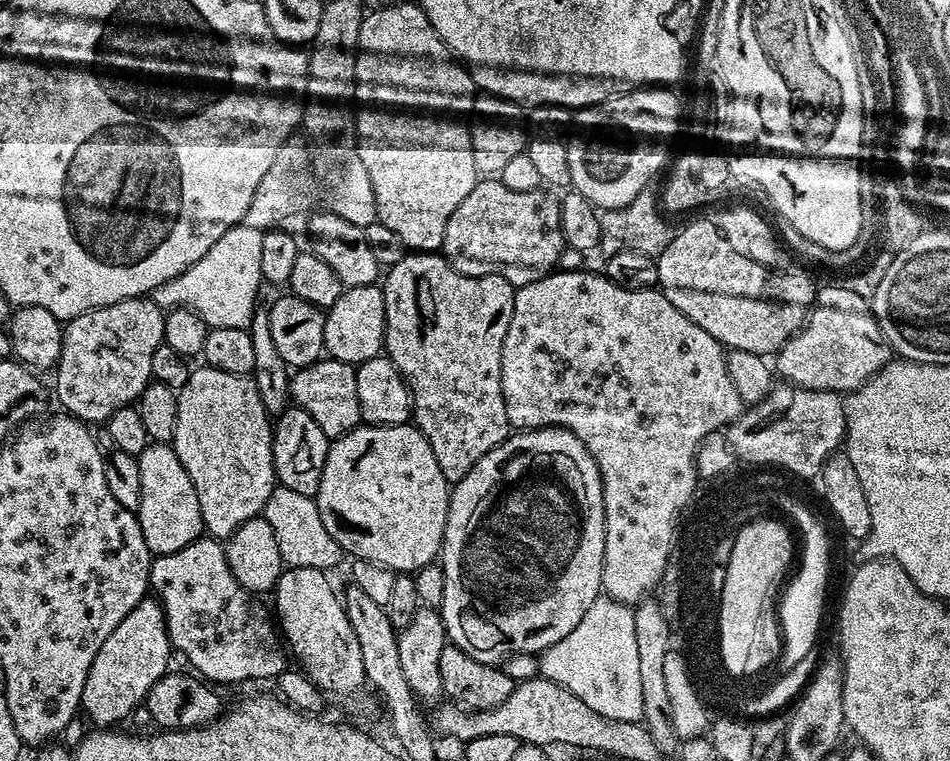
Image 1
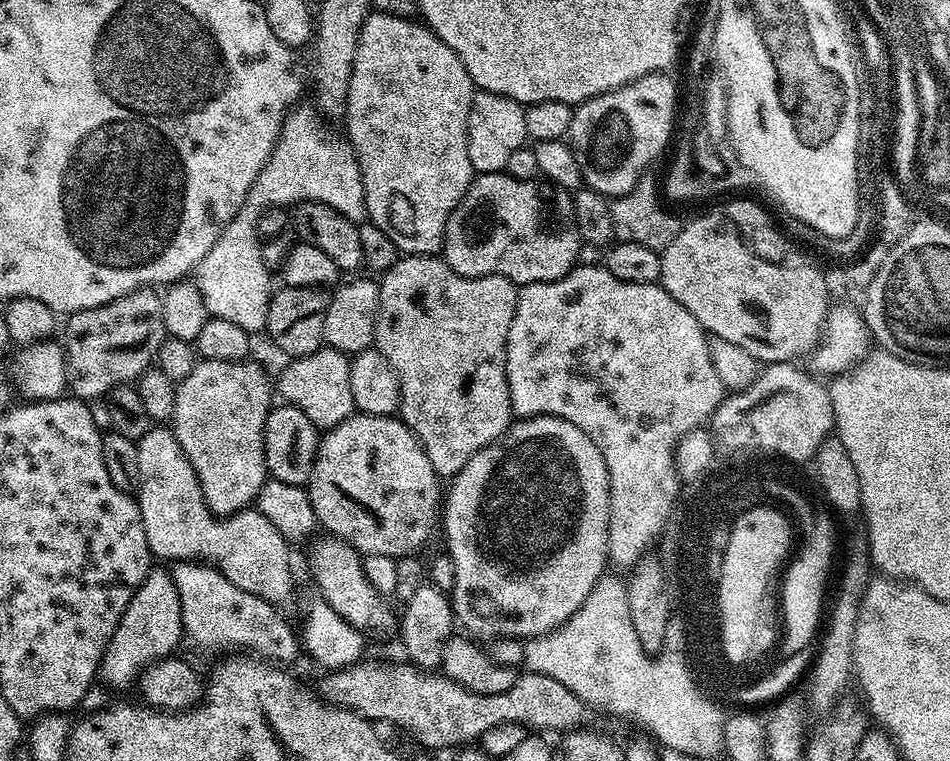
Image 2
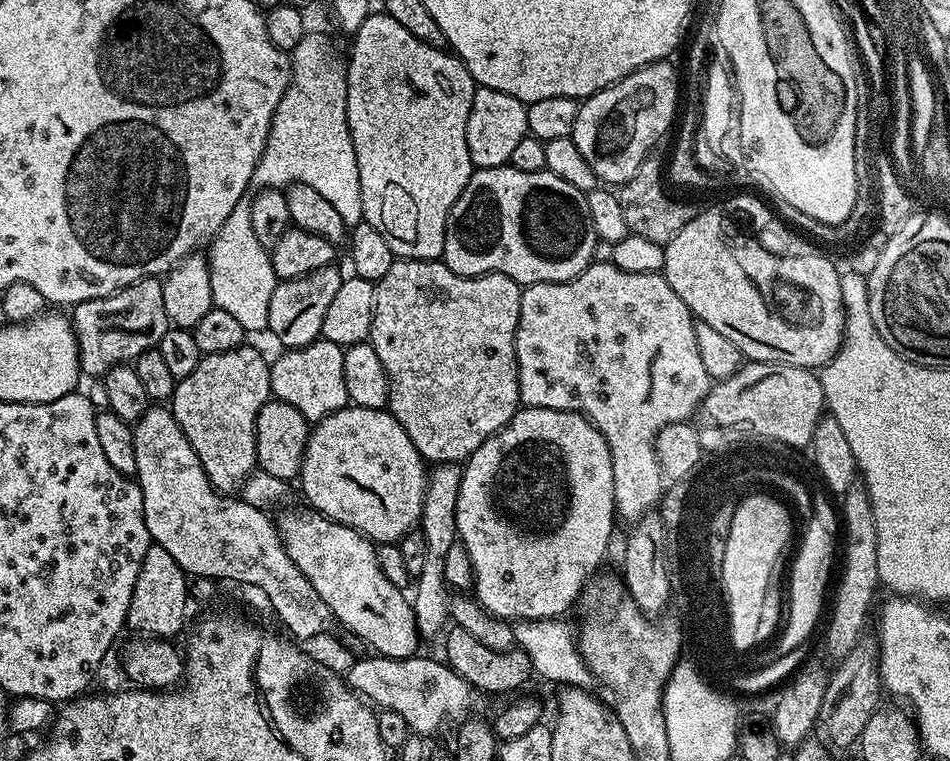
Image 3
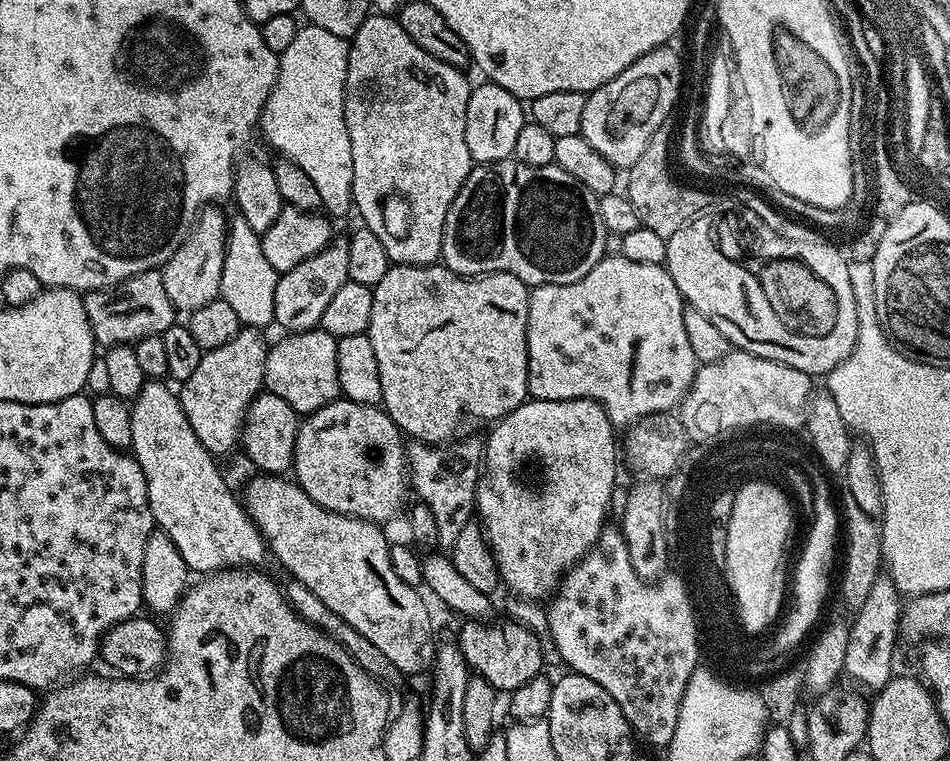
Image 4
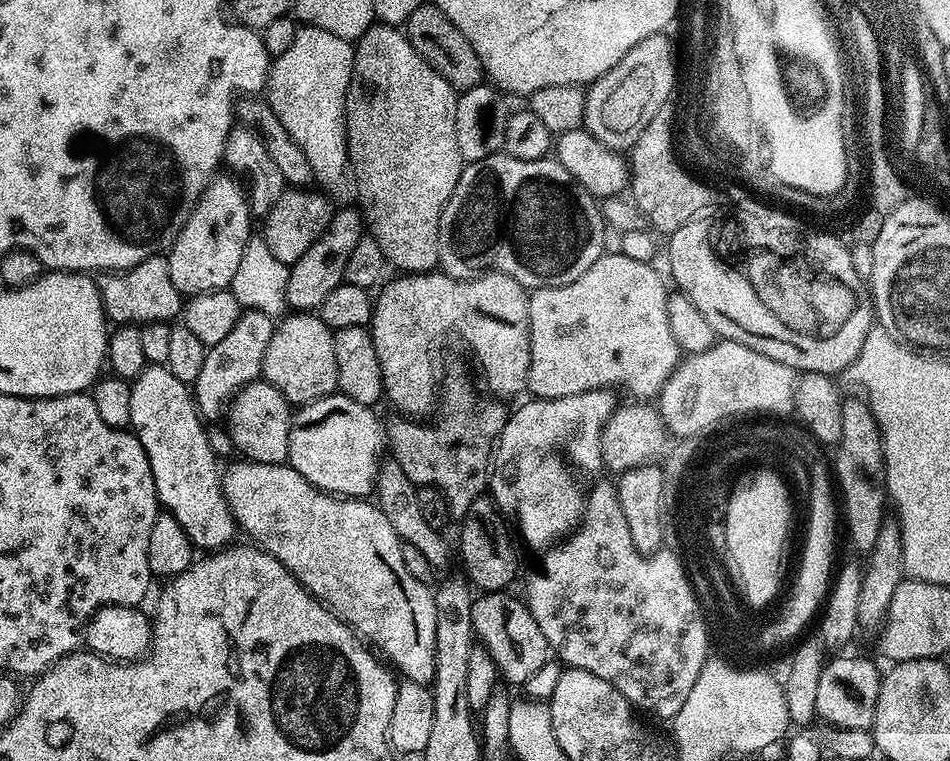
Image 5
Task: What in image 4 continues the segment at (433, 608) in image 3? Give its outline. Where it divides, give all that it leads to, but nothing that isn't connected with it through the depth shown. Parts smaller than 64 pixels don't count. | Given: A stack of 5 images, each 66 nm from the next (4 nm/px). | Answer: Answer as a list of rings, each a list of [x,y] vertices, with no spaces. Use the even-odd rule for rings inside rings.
[[[468,439],[446,444],[412,442],[406,448],[411,491],[417,492],[419,503],[430,506],[434,513],[434,523],[438,525],[436,542],[444,550],[452,549],[454,542],[458,542],[458,534],[462,534],[462,526],[474,516],[476,484],[482,471],[482,444]]]

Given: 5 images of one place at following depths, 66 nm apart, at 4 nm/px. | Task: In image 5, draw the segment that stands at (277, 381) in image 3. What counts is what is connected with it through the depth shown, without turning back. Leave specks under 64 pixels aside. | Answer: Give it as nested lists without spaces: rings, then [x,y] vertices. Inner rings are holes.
[[[296,310],[288,315],[272,329],[272,337],[264,354],[263,379],[275,386],[292,406],[309,404],[323,396],[333,395],[338,388],[333,329],[328,328],[319,315],[308,310]]]

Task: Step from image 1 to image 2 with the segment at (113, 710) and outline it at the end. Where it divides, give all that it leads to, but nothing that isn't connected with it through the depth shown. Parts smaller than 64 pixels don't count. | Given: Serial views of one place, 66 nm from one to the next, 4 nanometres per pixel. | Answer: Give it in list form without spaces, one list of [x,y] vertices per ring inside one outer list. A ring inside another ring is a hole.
[[[149,567],[146,578],[138,586],[134,598],[130,598],[130,606],[126,606],[110,638],[104,659],[100,661],[99,679],[104,679],[112,688],[128,688],[131,684],[133,687],[149,664],[173,655],[180,639],[185,639],[178,589],[171,571],[164,568]]]

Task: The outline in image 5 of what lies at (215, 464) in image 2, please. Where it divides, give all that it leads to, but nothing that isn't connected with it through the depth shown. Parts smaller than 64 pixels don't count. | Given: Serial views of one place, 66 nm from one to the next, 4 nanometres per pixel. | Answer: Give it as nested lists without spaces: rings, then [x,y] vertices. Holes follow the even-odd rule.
[[[241,311],[230,334],[222,342],[211,345],[204,353],[202,370],[194,385],[194,407],[205,421],[211,422],[225,415],[226,409],[238,390],[251,380],[261,379],[264,370],[264,354],[272,337],[273,317],[264,312]]]

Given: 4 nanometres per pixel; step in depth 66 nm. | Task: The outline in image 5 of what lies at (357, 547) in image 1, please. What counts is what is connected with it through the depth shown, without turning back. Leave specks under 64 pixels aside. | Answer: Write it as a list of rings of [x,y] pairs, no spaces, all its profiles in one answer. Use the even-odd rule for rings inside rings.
[[[343,394],[323,396],[309,404],[299,405],[292,413],[286,463],[294,470],[298,470],[298,474],[302,474],[302,478],[306,478],[306,482],[310,482],[322,492],[329,492],[331,496],[371,497],[376,487],[376,475],[381,470],[378,461],[386,452],[385,425],[382,420],[380,424],[379,418],[372,411],[373,409],[369,405],[354,402],[354,398]]]

